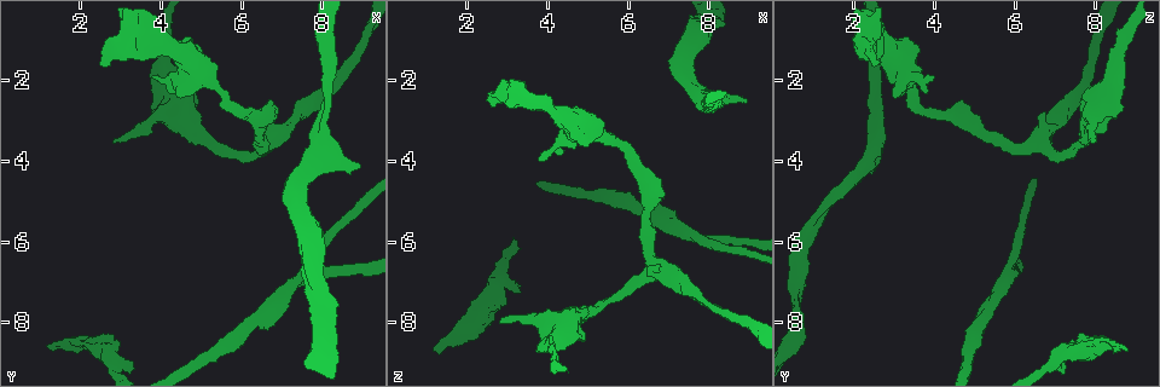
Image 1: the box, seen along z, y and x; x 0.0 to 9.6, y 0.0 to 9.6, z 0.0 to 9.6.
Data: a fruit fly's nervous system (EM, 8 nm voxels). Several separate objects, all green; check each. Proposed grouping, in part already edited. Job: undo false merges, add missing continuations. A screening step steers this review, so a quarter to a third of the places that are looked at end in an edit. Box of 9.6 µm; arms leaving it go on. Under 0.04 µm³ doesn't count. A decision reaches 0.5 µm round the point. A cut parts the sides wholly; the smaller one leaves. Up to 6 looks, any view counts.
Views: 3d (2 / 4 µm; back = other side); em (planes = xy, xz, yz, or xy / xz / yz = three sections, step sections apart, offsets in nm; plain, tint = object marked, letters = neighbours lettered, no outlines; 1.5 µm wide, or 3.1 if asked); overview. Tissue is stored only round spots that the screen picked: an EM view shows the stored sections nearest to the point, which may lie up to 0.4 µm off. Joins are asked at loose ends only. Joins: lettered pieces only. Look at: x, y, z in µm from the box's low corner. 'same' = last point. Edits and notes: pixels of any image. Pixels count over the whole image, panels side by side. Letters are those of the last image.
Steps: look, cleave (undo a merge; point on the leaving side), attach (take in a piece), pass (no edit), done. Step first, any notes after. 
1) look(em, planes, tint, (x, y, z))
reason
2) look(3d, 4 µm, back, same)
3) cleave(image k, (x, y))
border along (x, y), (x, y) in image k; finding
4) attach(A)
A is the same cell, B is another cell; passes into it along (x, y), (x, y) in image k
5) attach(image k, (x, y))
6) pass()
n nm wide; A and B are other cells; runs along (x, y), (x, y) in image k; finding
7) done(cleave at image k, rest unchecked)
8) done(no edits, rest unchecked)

look(3d, 4 µm, (6.40, 2.90, 4.45))
sudden change in width

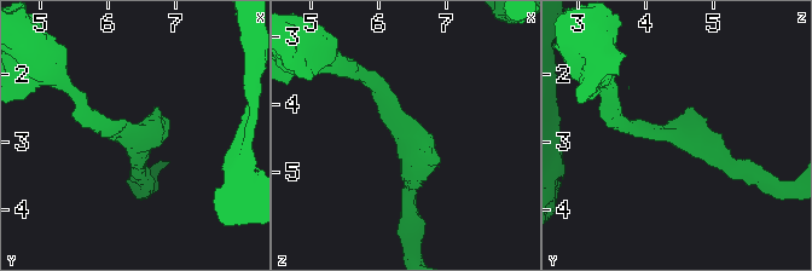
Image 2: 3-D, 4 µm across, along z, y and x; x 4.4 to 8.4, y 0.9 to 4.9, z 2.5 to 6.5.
look(em, xz, step 8, letters, (6.40, 2.90, 4.45))
need the tissue

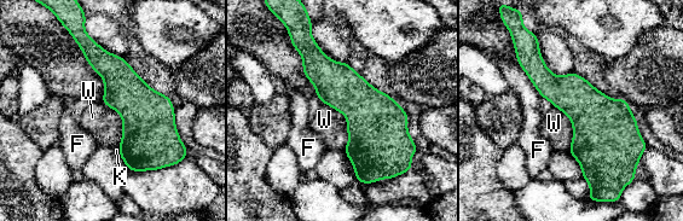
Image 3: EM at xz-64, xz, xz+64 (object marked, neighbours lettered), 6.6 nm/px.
pass()
260 nm wide; F, K and W are other cells; runs along (82, 35), (135, 102), (135, 164) in image 3; one neuron here

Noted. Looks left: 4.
look(3d, 4 µm, (7.45, 6.90, 5.80))

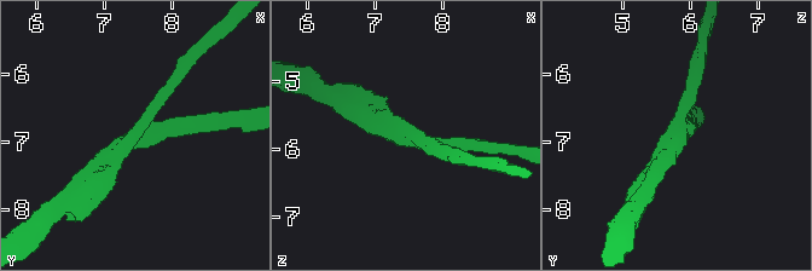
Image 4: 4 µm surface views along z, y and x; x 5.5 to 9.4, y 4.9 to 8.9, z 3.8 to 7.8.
look(em, xz, step 4, letters, (7.40, 6.90, 5.75))
now the EM

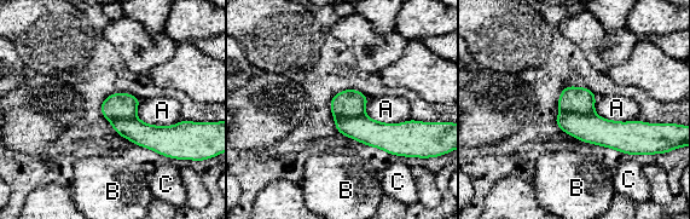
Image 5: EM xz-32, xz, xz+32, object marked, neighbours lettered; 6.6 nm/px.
cleave(image 5, (580, 99))
A touches over 320 nm; A, B and C are other cells; two neurons meet here

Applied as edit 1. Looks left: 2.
done(cleave at image 5, rest unchecked)

